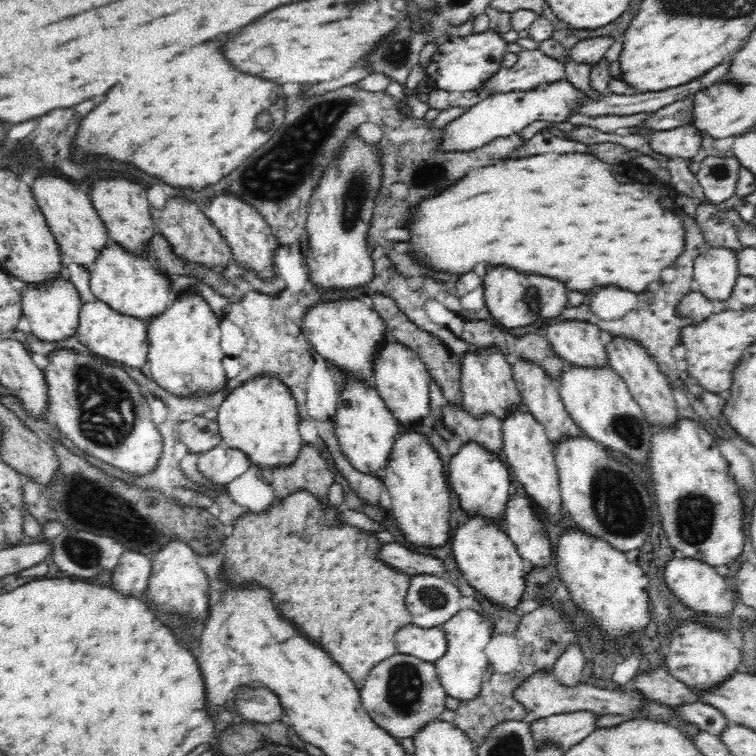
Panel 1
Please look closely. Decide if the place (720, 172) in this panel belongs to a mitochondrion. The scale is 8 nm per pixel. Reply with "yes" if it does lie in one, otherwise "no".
yes

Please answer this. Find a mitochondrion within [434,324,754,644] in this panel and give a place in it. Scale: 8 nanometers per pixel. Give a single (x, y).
(694, 511)

